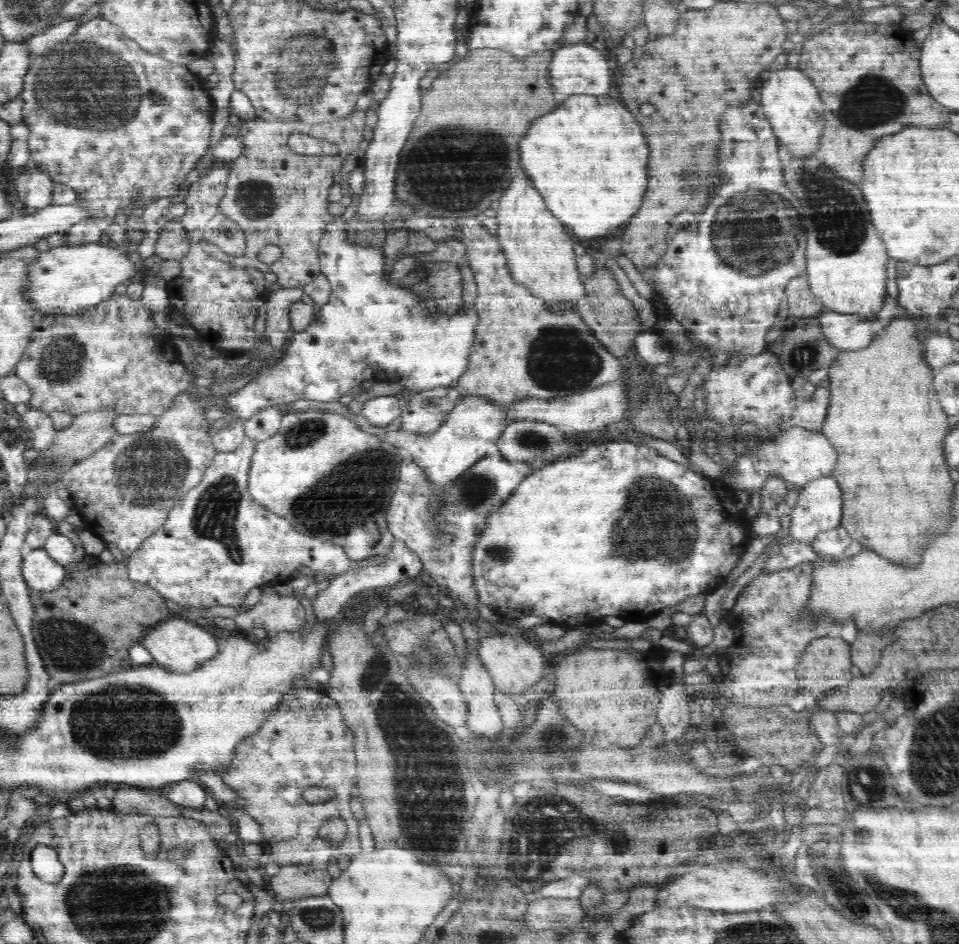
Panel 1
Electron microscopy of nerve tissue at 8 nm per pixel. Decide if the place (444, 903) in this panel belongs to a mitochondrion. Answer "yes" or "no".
no

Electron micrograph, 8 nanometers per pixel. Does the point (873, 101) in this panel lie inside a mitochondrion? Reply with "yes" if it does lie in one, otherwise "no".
yes

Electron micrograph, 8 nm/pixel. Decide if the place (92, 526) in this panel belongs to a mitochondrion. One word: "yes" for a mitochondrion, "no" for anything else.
no

